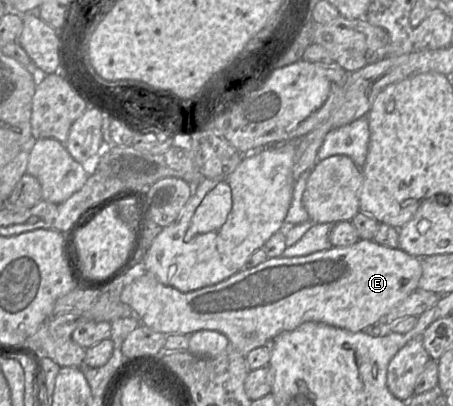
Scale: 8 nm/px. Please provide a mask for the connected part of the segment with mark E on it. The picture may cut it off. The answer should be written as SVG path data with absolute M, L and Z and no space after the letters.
M359 239L347 247L332 246L305 256L272 257L252 268L243 268L226 280L191 292L181 292L163 285L151 274L144 274L122 290L120 300L129 305L140 324L164 333L192 334L199 330L215 330L227 336L243 356L253 349L270 344L285 331L291 331L305 322L320 322L351 332L365 330L377 324L397 304L418 289L422 275L420 258L402 249L389 248L373 239Z

